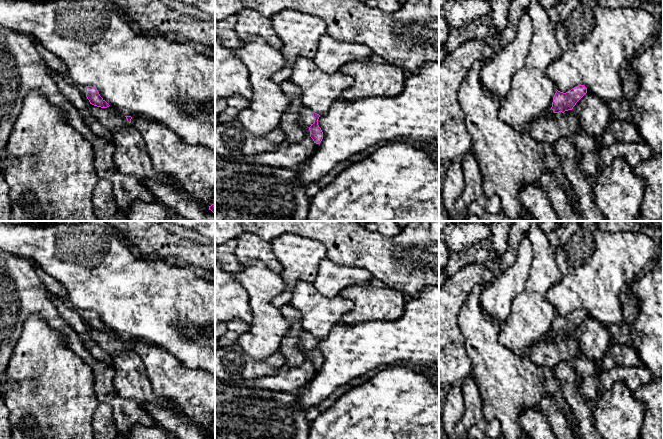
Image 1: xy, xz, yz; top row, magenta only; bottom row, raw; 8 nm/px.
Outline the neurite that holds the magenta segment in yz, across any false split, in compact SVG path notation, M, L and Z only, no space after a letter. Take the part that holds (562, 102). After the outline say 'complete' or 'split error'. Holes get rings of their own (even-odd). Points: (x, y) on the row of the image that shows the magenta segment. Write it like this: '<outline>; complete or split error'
M578 85L566 93L556 91L551 109L554 113L572 110L576 103L587 93L584 85Z; complete

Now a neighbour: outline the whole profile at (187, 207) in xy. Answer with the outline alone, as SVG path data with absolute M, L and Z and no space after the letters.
M153 179L145 186L163 205L172 208L177 214L191 221L215 221L215 214L201 202L181 194L176 187L166 186Z

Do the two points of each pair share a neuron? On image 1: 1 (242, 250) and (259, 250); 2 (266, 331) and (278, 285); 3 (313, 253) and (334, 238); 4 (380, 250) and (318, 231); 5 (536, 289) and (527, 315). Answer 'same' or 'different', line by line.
1: same
2: same
3: different
4: same
5: same

